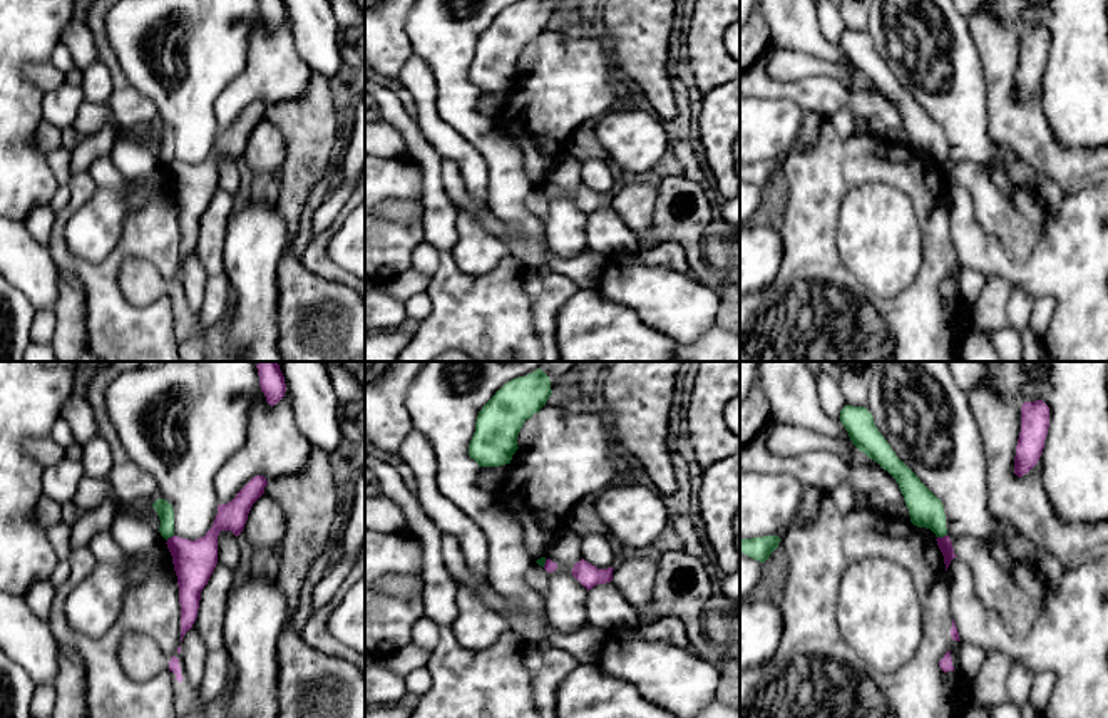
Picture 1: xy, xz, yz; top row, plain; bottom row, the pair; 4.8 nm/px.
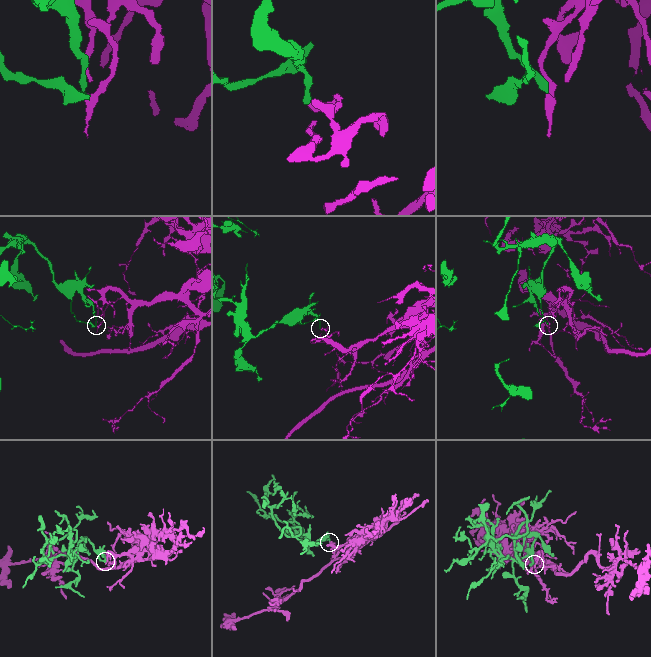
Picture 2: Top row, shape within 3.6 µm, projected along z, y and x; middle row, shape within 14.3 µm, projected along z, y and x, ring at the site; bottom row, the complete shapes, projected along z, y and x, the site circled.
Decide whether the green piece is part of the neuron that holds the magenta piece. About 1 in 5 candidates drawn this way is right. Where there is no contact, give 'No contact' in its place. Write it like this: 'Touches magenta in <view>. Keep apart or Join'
Touches magenta in yz. Keep apart

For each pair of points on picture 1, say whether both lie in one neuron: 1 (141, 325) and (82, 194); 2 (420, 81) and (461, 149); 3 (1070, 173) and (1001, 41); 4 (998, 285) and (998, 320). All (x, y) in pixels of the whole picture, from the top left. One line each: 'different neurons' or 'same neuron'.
1: same neuron
2: same neuron
3: same neuron
4: same neuron

